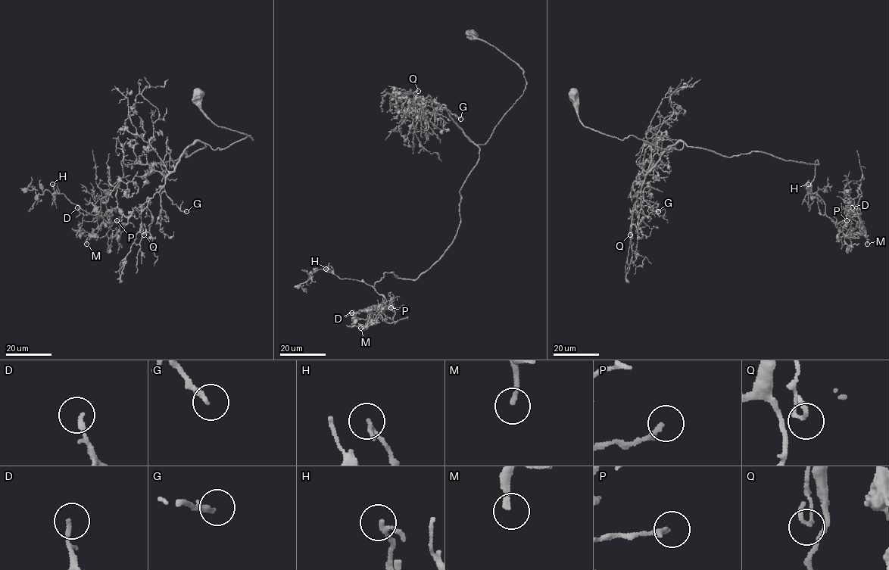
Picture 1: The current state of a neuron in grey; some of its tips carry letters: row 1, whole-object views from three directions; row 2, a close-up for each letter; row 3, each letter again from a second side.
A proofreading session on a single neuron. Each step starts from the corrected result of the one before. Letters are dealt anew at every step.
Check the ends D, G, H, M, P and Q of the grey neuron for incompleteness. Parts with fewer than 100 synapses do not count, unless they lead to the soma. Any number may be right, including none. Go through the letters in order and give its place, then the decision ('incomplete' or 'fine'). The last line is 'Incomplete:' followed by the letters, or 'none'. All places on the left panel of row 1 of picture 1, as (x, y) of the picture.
D: (77, 207) | fine
G: (186, 211) | fine
H: (52, 184) | fine
M: (86, 244) | incomplete
P: (116, 220) | fine
Q: (144, 235) | fine
Incomplete: M

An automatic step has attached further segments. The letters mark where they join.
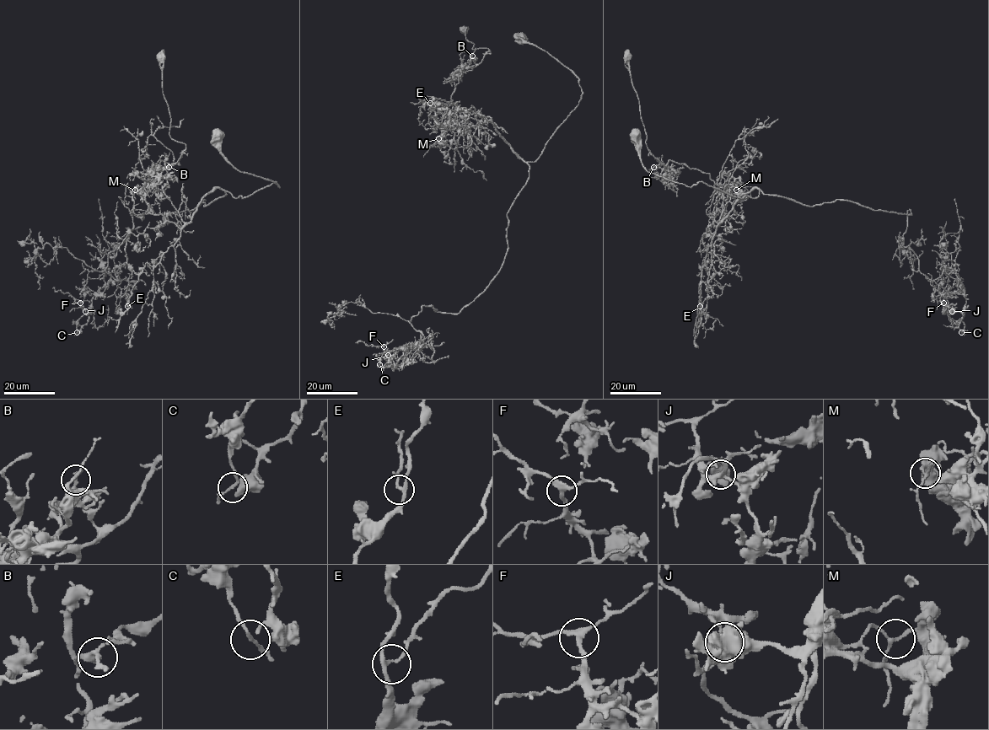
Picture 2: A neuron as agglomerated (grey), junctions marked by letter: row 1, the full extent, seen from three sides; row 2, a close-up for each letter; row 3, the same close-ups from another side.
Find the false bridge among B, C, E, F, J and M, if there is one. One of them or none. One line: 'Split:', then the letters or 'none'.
Split: M

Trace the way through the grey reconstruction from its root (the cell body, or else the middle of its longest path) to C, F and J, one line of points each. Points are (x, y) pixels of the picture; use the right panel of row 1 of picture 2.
C: (634, 134), (648, 171), (690, 187), (910, 209), (903, 245), (930, 281), (957, 280), (961, 332)
F: (634, 134), (648, 171), (690, 187), (910, 209), (903, 245), (919, 271), (964, 292), (963, 311), (944, 303)
J: (634, 134), (648, 171), (690, 187), (910, 209), (903, 245), (930, 281), (957, 280), (965, 303), (952, 311)

